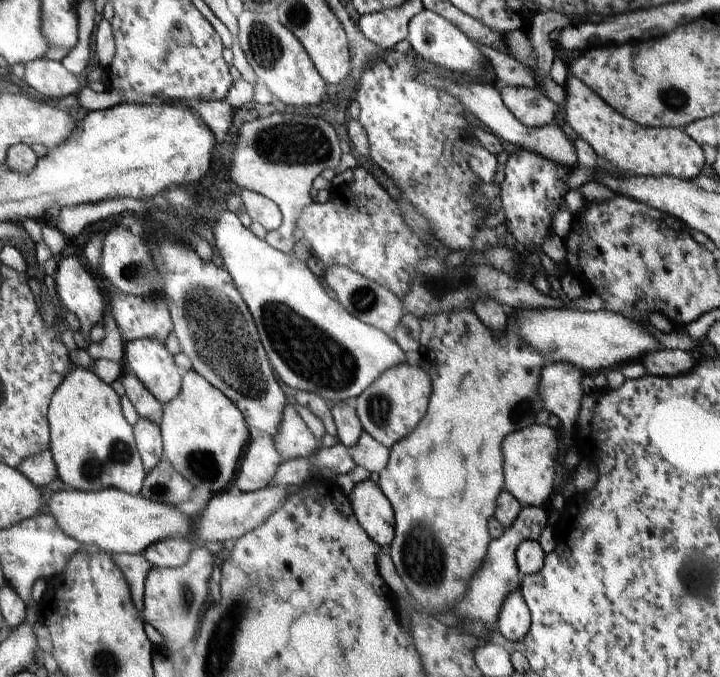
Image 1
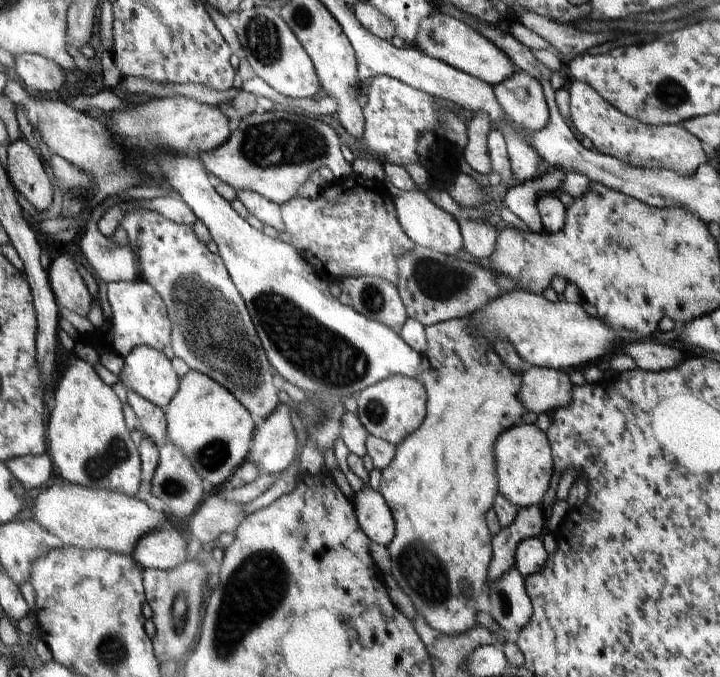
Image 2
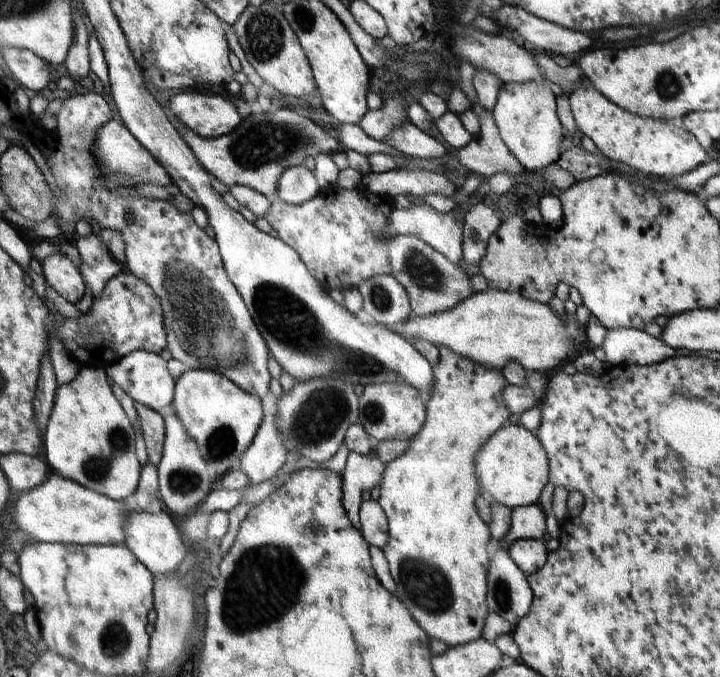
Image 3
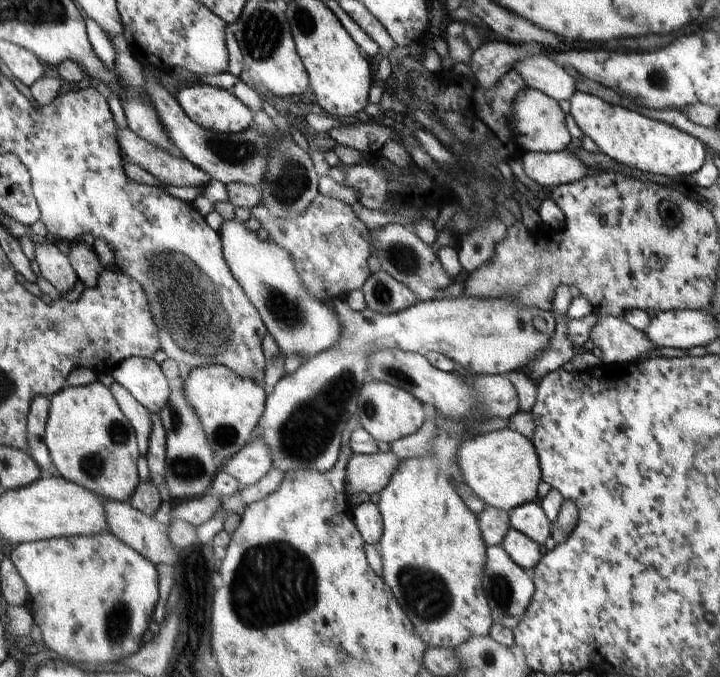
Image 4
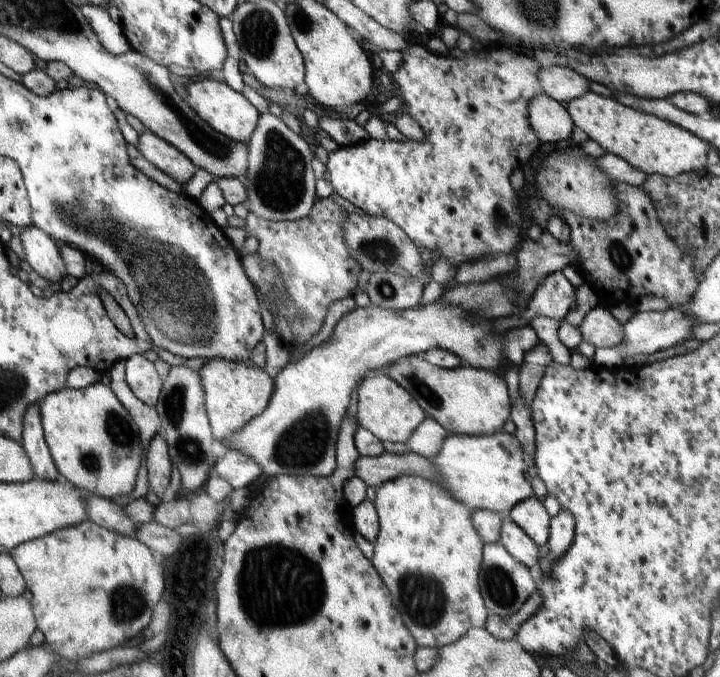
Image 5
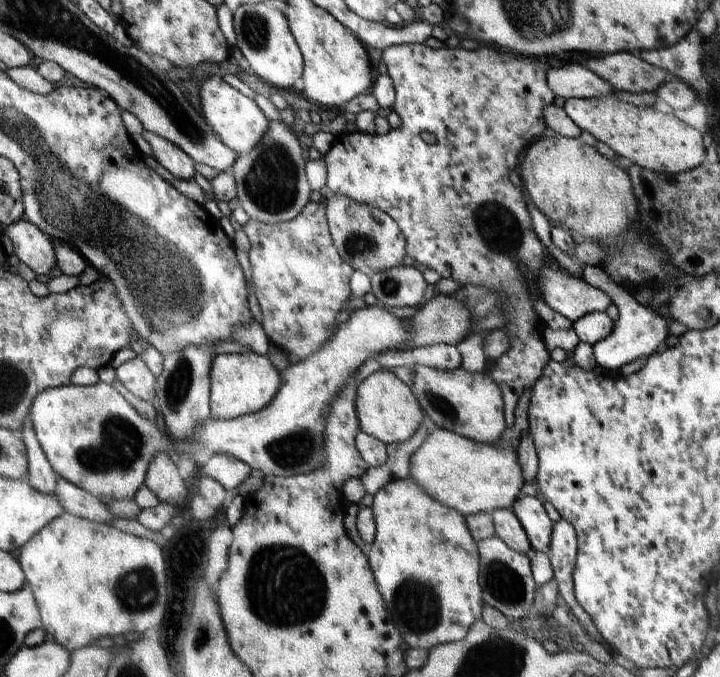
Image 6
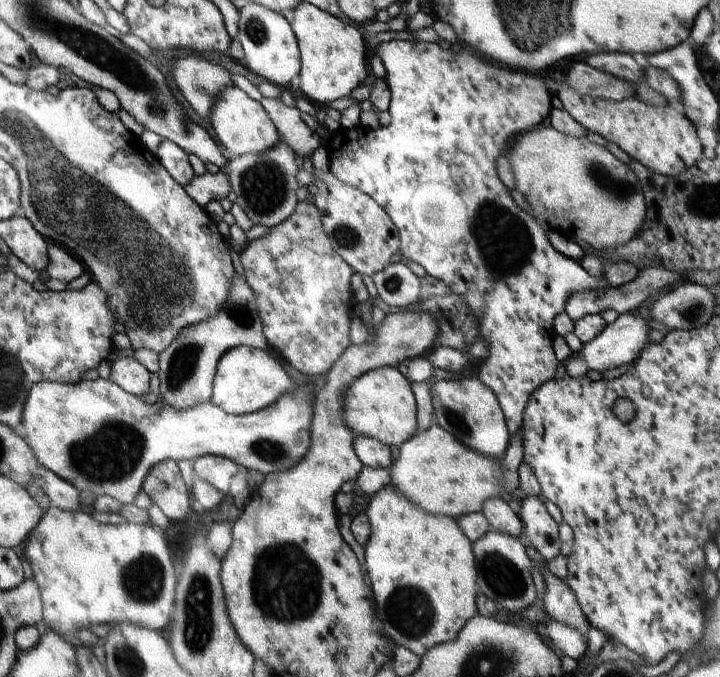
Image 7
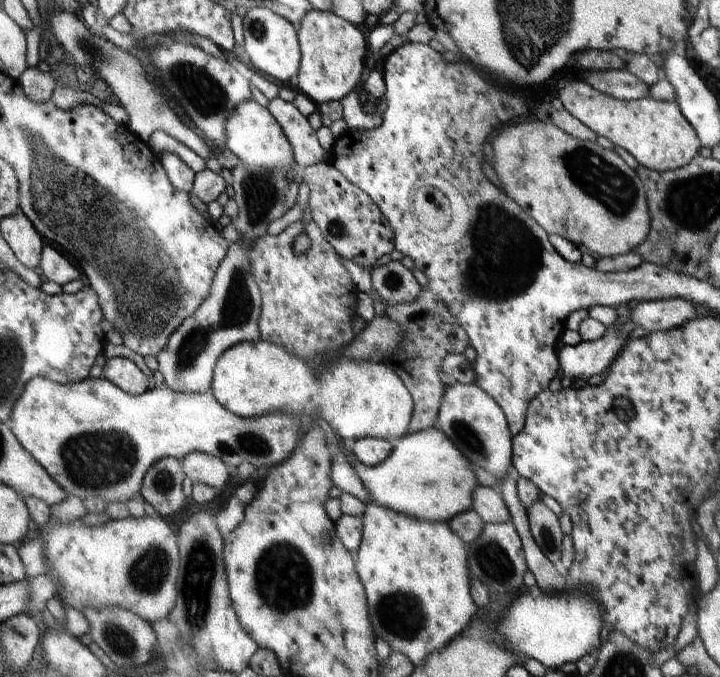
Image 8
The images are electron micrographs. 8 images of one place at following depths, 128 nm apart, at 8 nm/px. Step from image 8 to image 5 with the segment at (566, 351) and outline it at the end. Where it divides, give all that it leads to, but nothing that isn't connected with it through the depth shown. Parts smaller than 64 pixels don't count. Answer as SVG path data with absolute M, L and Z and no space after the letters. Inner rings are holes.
M668 307L664 311L636 312L633 318L623 324L625 342L620 347L596 349L593 359L595 366L613 369L623 366L623 358L634 354L652 354L664 348L672 348L676 344L682 344L694 336L694 326L697 320L686 313L682 313L677 307Z

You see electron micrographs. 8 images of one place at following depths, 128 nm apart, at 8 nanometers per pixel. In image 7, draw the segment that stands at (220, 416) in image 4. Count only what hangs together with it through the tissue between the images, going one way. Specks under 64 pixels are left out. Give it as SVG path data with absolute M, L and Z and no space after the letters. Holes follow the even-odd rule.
M242 345L230 349L220 357L210 401L228 414L247 415L274 404L281 394L292 392L294 388L296 385L290 376L278 360L270 356L268 350Z

